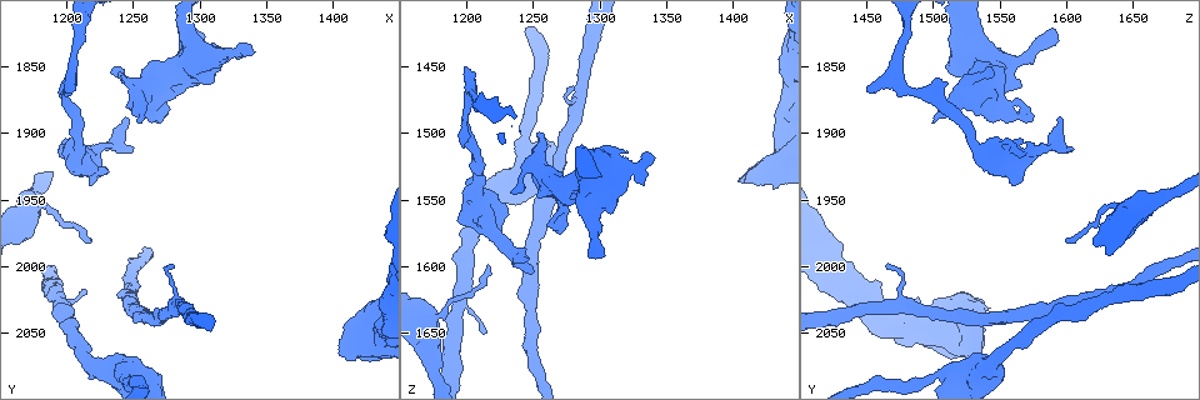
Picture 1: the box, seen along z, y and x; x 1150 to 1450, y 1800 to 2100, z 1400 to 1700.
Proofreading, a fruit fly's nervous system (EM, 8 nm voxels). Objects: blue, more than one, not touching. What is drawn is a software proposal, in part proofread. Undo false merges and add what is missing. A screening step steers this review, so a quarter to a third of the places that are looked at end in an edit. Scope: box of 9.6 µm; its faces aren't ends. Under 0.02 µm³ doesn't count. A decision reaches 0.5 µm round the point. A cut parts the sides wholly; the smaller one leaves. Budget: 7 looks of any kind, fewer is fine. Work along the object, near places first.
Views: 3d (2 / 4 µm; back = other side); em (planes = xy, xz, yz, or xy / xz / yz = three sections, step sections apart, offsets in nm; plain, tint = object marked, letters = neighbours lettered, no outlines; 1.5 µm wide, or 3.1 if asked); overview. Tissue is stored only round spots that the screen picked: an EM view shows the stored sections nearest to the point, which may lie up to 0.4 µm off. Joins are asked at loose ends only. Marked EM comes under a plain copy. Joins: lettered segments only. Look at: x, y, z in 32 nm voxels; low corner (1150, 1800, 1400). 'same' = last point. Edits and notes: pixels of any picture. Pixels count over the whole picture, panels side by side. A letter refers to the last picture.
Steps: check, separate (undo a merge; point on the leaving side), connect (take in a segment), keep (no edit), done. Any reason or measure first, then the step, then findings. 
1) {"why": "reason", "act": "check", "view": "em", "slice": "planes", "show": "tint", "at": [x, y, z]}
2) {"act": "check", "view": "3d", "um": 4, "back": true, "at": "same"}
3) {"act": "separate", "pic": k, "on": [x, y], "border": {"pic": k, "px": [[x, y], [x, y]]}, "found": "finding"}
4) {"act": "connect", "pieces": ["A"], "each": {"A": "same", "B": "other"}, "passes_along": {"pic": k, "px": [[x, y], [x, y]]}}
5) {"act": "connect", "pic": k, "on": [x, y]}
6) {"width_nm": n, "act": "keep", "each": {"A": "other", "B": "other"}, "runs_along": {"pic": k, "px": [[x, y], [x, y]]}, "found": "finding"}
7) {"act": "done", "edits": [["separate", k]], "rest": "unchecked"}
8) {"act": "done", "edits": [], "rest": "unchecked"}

{"why": "sharp bend", "act": "check", "view": "3d", "um": 4, "at": [1202, 1862, 1474]}

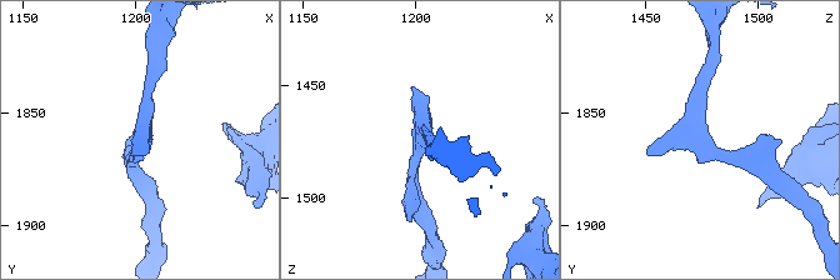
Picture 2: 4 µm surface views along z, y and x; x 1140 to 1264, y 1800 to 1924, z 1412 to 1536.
{"why": "shape alone is not enough", "act": "check", "view": "em", "slice": "xz", "step": 8, "show": "tint", "at": [1203, 1862, 1473]}

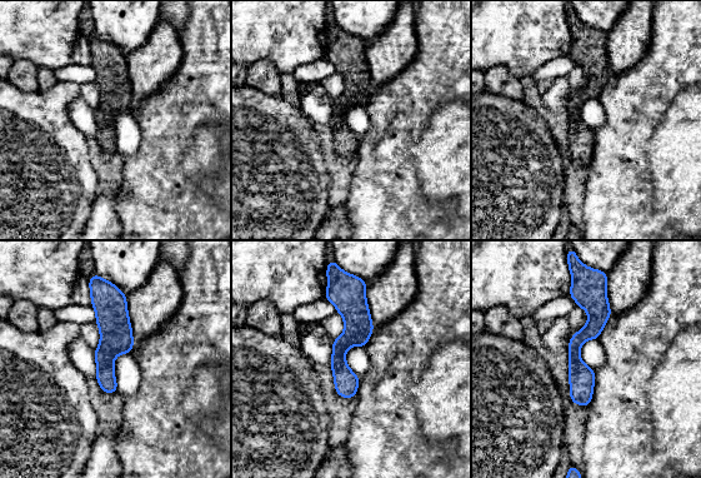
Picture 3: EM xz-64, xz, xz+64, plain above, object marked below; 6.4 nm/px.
{"why": "cut it another way", "act": "check", "view": "em", "slice": "planes", "show": "letters", "at": "same"}

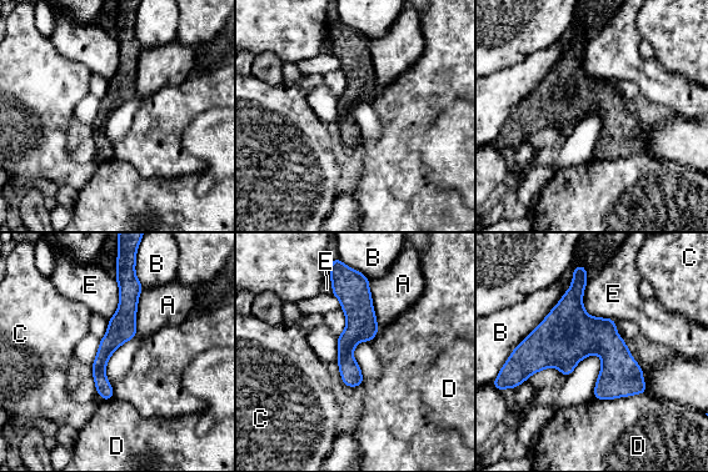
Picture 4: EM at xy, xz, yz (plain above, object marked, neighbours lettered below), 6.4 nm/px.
{"act": "keep", "each": {"A": "other", "B": "other", "C": "other", "D": "other", "E": "other"}, "runs_along": {"pic": 4, "px": [[121, 277], [126, 315], [100, 361], [105, 396]]}, "found": "all the same cell"}

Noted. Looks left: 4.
{"why": "an open end", "act": "check", "view": "3d", "um": 4, "at": [1254, 1892, 1500]}

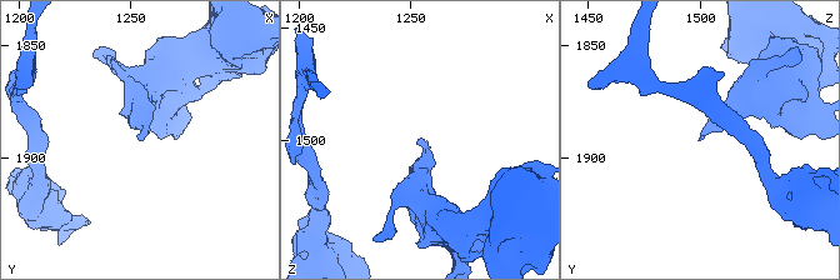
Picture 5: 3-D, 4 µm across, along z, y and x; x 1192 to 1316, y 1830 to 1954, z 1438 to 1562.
{"why": "now the EM", "act": "check", "view": "em", "slice": "xy", "step": 8, "show": "letters", "at": [1255, 1893, 1499]}

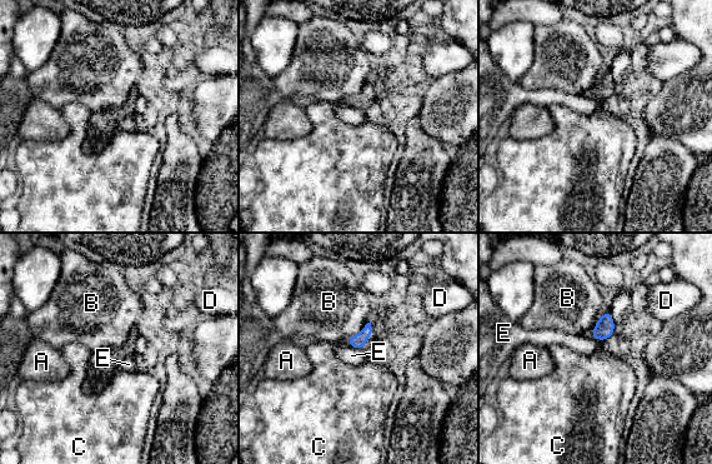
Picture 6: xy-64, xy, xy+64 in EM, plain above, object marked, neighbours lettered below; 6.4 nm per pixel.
{"why": "cut it another way", "act": "check", "view": "em", "slice": "planes", "show": "letters", "at": "same"}

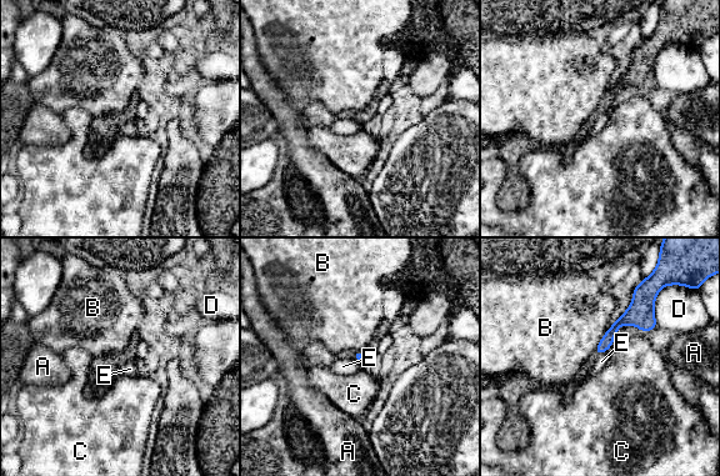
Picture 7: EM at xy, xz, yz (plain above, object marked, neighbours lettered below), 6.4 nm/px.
{"act": "keep", "each": {"A": "other", "B": "other", "C": "other", "D": "other", "E": "other"}, "found": "none of them fits"}

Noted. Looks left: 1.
{"why": "an open end", "act": "check", "view": "em", "slice": "planes", "show": "letters", "at": [1278, 2000, 1466]}

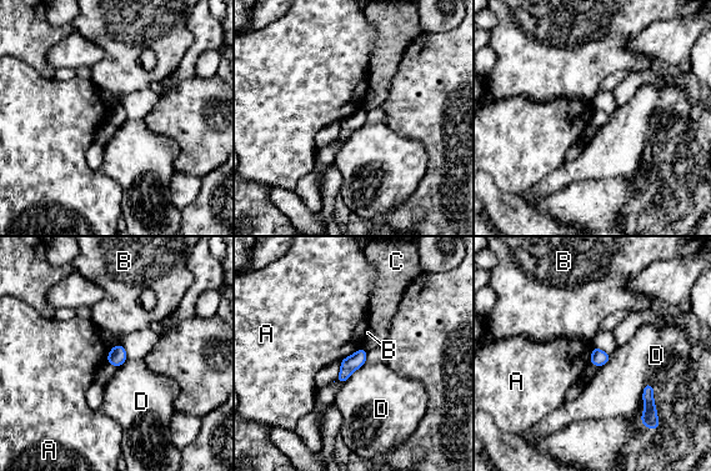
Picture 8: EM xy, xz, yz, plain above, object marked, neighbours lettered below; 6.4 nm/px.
{"longest_contact_nm": ["A", 170], "act": "keep", "each": {"A": "other", "B": "other", "C": "other", "D": "other"}, "border": {"pic": 8, "px": [[361, 346], [340, 361]]}, "found": "none of them fits"}

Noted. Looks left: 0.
{"act": "done", "edits": [], "rest": "unchecked"}

